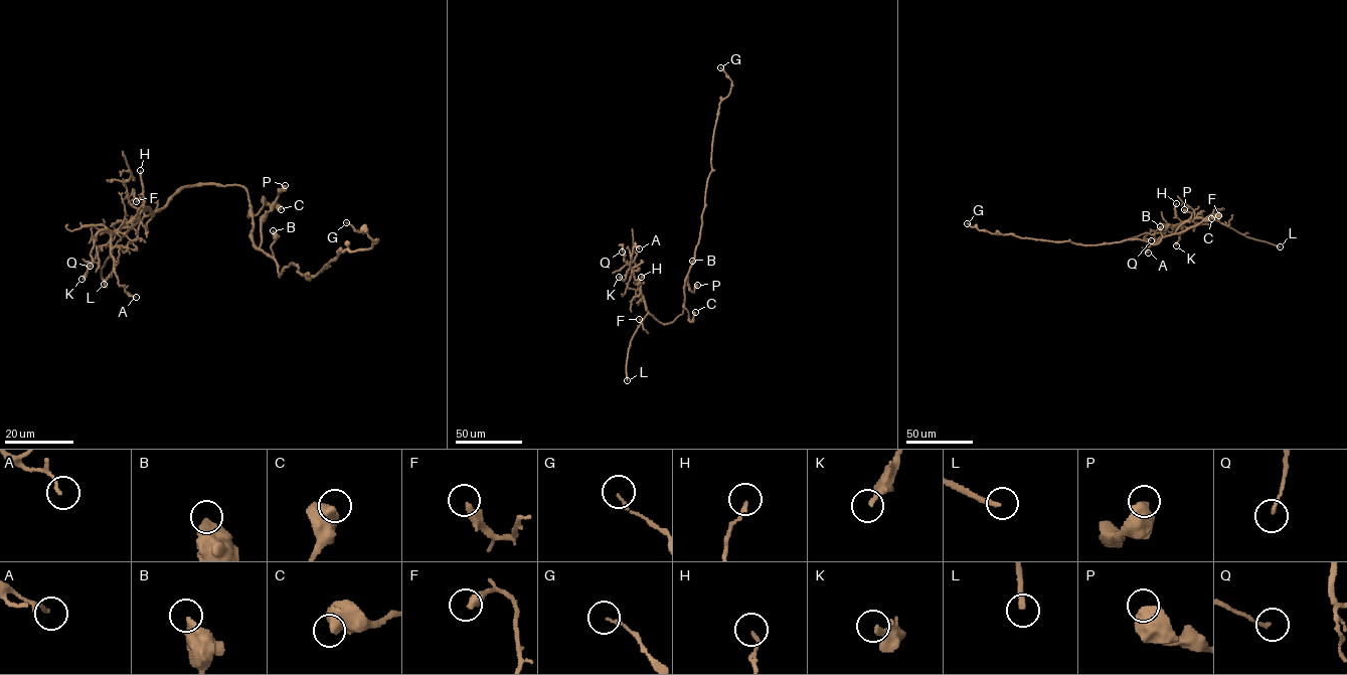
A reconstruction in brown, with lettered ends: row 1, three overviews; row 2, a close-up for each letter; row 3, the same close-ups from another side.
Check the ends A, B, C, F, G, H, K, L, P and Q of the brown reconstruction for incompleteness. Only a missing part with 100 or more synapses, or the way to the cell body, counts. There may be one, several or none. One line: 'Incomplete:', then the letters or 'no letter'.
Incomplete: L

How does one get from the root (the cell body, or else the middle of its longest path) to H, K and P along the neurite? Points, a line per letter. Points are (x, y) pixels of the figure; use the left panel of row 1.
H: (277, 271), (253, 242), (243, 187), (187, 185), (154, 213), (145, 208), (136, 217), (144, 202), (140, 170)
K: (277, 271), (253, 242), (246, 190), (194, 184), (117, 229), (81, 279)
P: (277, 271), (277, 263), (260, 247), (261, 220), (285, 185)

